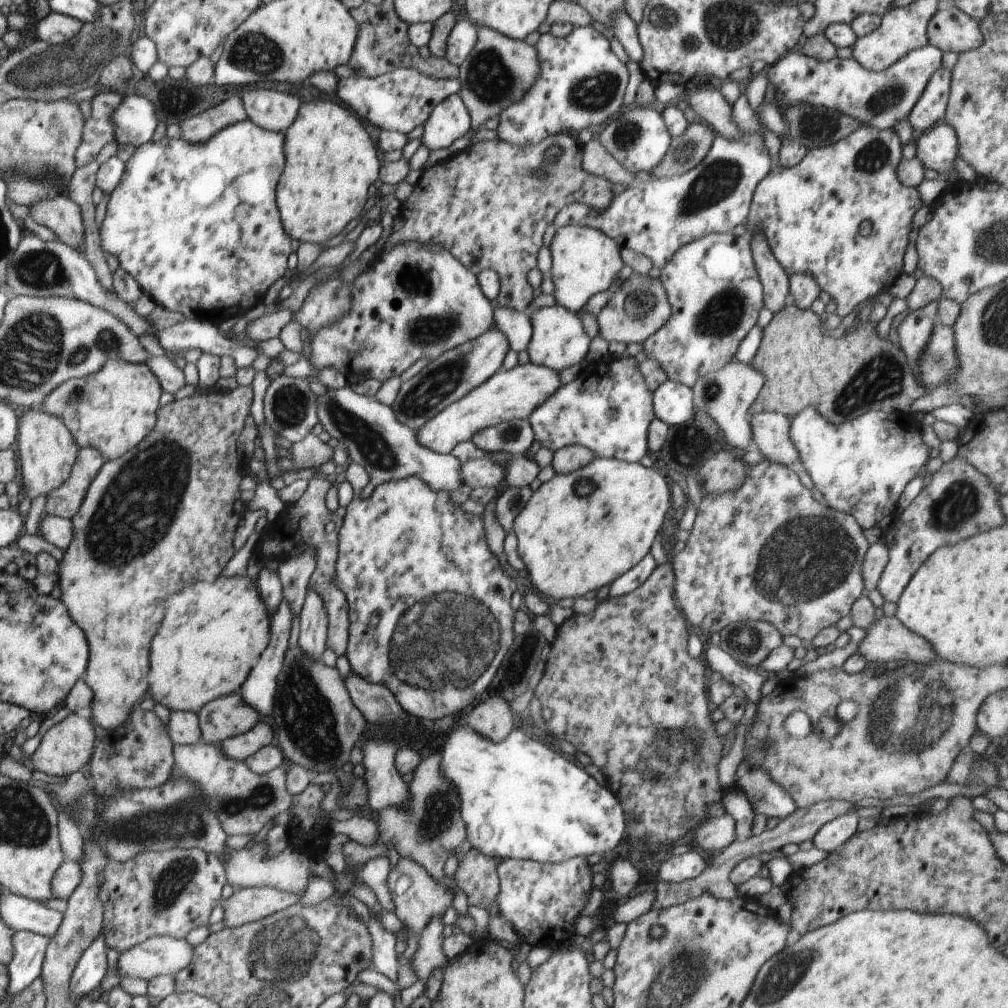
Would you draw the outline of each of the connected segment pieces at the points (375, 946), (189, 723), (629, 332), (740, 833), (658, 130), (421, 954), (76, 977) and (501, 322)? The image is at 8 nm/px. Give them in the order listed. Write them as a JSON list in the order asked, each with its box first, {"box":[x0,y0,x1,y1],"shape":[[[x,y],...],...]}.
[{"box":[368,912,399,984],"shape":[[[372,912],[368,930],[372,939],[372,966],[387,976],[394,984],[398,983],[399,956],[396,953],[396,936],[393,936],[382,923],[376,921],[376,914]]]},{"box":[167,710,201,745],"shape":[[[172,710],[167,733],[174,745],[194,744],[201,740],[199,715],[190,711]]]},{"box":[597,272,671,344],"shape":[[[630,272],[630,277],[616,289],[597,316],[599,335],[609,343],[643,344],[652,333],[666,324],[670,315],[671,306],[662,282],[658,278],[652,278],[650,274]]]},{"box":[722,788,755,839],"shape":[[[740,788],[727,790],[722,798],[726,813],[730,813],[736,822],[736,834],[738,839],[752,836],[752,821],[755,812],[748,805],[746,795]]]},{"box":[598,105,673,176],"shape":[[[655,105],[640,106],[620,112],[606,122],[599,133],[598,140],[604,146],[604,150],[614,156],[634,176],[638,172],[650,173],[650,170],[654,170],[669,152],[673,140],[666,130],[660,108]]]},{"box":[410,916,450,984],"shape":[[[436,916],[426,924],[420,932],[418,946],[410,962],[418,980],[425,981],[425,984],[436,969],[446,968],[450,961],[442,950],[444,926],[442,916]]]},{"box":[70,934,108,1004],"shape":[[[102,934],[96,937],[77,965],[72,976],[72,989],[70,994],[74,1004],[82,1002],[82,996],[88,996],[96,987],[100,986],[107,974],[108,960],[106,959],[106,941]]]},{"box":[493,306,532,353],"shape":[[[499,306],[494,310],[493,324],[506,335],[513,351],[519,353],[527,350],[532,336],[529,310],[518,312],[510,307]]]}]

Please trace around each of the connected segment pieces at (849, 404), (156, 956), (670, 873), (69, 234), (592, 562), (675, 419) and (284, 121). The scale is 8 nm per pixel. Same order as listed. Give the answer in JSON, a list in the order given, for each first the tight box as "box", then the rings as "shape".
[{"box":[750,304,927,424],"shape":[[[795,304],[786,305],[781,311],[773,314],[770,323],[764,328],[760,348],[751,362],[752,366],[764,374],[764,386],[750,406],[750,416],[758,413],[779,412],[787,417],[794,417],[800,410],[812,406],[826,419],[834,424],[850,422],[870,410],[884,412],[911,413],[911,406],[918,398],[923,398],[927,392],[915,381],[910,362],[900,344],[894,344],[888,338],[877,334],[878,322],[869,322],[860,326],[857,332],[834,338],[822,333],[823,317],[812,309],[800,310]]]},{"box":[118,935,194,981],"shape":[[[157,935],[149,938],[140,945],[133,946],[126,952],[120,952],[118,958],[118,972],[120,976],[128,978],[140,978],[149,981],[157,976],[175,976],[175,974],[186,968],[194,956],[194,947],[190,946],[186,939],[177,939],[171,935]]]},{"box":[658,850,706,883],"shape":[[[697,850],[659,860],[658,882],[681,883],[700,876],[706,868],[706,856]]]},{"box":[29,195,86,250],"shape":[[[58,195],[56,198],[46,198],[29,209],[34,222],[54,232],[66,246],[78,250],[84,244],[86,219],[81,206],[73,199]]]},{"box":[513,457,672,602],"shape":[[[594,457],[594,460],[592,460],[590,464],[587,464],[574,472],[568,474],[556,474],[547,482],[542,483],[542,485],[533,492],[528,499],[526,506],[522,508],[520,514],[514,519],[513,526],[518,539],[518,554],[524,561],[530,582],[536,590],[544,594],[544,596],[550,595],[550,602],[558,602],[562,598],[582,597],[590,591],[600,590],[603,586],[612,584],[616,578],[619,578],[622,574],[628,572],[630,568],[634,568],[634,566],[636,566],[636,564],[650,552],[652,542],[654,542],[658,530],[663,528],[662,524],[664,524],[664,520],[666,520],[666,513],[672,511],[672,503],[670,499],[671,490],[668,488],[668,484],[666,483],[666,480],[664,480],[664,477],[654,471],[652,467],[648,468],[640,463],[629,463],[624,462],[623,460],[616,460],[615,458]]]},{"box":[652,380,696,425],"shape":[[[664,380],[652,394],[655,418],[667,425],[681,425],[696,411],[693,389],[681,382]]]},{"box":[241,89,301,132],"shape":[[[254,89],[241,94],[247,118],[264,130],[286,132],[301,106],[297,95],[276,90]]]}]

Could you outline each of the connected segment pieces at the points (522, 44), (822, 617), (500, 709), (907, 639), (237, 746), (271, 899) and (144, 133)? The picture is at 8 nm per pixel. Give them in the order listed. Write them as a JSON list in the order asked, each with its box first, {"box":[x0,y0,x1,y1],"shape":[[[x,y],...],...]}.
[{"box":[459,26,541,130],"shape":[[[476,26],[478,38],[468,58],[460,66],[459,94],[470,112],[472,128],[478,130],[490,118],[498,118],[512,102],[520,102],[541,74],[541,62],[536,50],[525,41],[514,40],[486,26]]]},{"box":[671,460,869,641],"shape":[[[762,460],[760,464],[748,465],[746,482],[734,492],[720,494],[714,498],[714,494],[703,496],[695,516],[694,526],[688,540],[676,551],[674,561],[671,563],[674,568],[674,592],[677,606],[686,617],[687,624],[691,630],[701,629],[703,632],[712,633],[716,636],[725,626],[733,625],[740,621],[766,621],[774,625],[782,636],[798,636],[802,641],[812,641],[819,634],[820,630],[828,626],[835,626],[842,616],[851,613],[851,606],[865,593],[864,579],[862,576],[862,563],[869,547],[869,542],[862,534],[863,528],[858,521],[845,512],[833,509],[830,506],[824,507],[814,499],[812,492],[802,485],[798,474],[790,467],[782,466],[777,462]]]},{"box":[465,696,514,742],"shape":[[[492,696],[480,702],[465,715],[467,724],[484,738],[492,742],[502,742],[514,728],[510,703],[502,696]]]},{"box":[857,615,942,666],"shape":[[[886,615],[866,629],[866,637],[857,650],[868,664],[907,660],[926,666],[934,660],[942,660],[926,638],[908,630],[896,617]]]},{"box":[219,721,274,761],"shape":[[[258,721],[248,732],[227,738],[219,743],[226,755],[234,760],[245,761],[252,754],[256,754],[258,750],[265,746],[270,746],[274,734],[269,724]]]},{"box":[222,887,302,928],"shape":[[[266,887],[235,888],[232,896],[222,900],[224,928],[240,928],[249,922],[258,922],[270,914],[296,905],[302,894],[288,894]]]},{"box":[113,95,159,148],"shape":[[[128,95],[113,115],[117,126],[118,145],[132,145],[135,148],[151,140],[151,134],[159,123],[156,120],[154,104],[139,95]]]}]

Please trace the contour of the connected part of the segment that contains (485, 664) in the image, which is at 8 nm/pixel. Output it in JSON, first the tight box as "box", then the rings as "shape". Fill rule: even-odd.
{"box":[334,461,516,722],"shape":[[[354,461],[348,465],[342,478],[352,485],[354,498],[346,507],[346,514],[339,530],[339,551],[334,585],[335,591],[341,593],[349,606],[350,624],[346,658],[349,660],[351,670],[368,682],[386,686],[410,717],[425,718],[427,722],[432,722],[448,714],[460,713],[470,706],[494,680],[500,668],[500,662],[515,638],[513,631],[515,611],[510,607],[510,598],[516,592],[516,581],[504,574],[498,559],[490,552],[486,544],[482,517],[462,511],[462,508],[450,500],[449,492],[434,492],[432,488],[414,477],[373,486],[365,467]]]}

